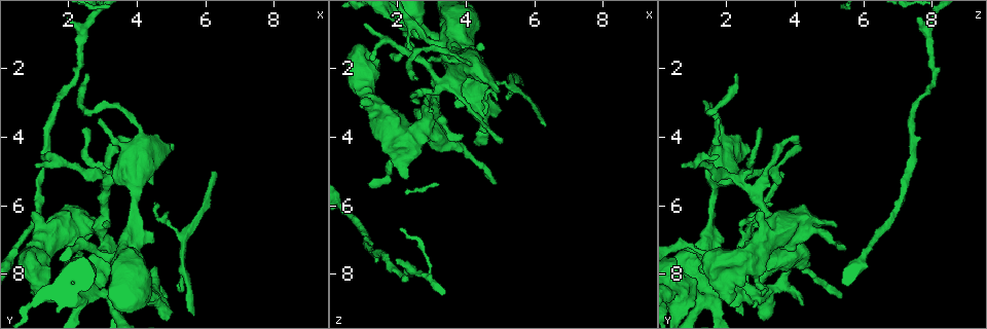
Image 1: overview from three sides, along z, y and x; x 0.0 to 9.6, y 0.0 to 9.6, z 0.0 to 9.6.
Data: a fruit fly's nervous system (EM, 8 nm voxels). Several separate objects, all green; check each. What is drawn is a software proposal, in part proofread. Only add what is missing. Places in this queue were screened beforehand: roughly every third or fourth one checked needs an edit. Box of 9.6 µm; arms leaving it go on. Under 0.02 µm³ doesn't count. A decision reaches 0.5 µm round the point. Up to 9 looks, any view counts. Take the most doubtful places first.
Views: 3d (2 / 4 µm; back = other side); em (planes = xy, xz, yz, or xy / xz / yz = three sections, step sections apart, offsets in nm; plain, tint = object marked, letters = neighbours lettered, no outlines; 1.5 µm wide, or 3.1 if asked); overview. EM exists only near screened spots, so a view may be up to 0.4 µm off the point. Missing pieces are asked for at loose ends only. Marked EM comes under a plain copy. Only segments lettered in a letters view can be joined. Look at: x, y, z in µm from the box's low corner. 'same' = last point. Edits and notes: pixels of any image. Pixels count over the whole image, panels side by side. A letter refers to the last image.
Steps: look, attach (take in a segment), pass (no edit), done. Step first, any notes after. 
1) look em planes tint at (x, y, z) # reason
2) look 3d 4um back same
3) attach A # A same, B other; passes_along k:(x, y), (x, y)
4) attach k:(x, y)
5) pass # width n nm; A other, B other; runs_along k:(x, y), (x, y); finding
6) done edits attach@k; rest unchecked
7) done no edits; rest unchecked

look em planes letters at (0.95, 7.90, 1.30) # free end

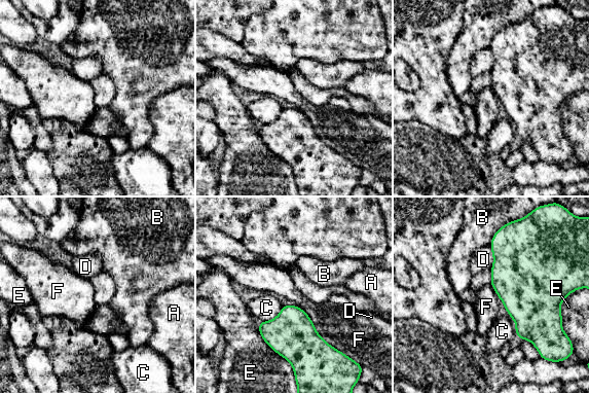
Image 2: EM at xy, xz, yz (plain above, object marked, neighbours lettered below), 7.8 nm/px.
pass # A other, B other, C other, D other, E other, F other; border 2:(295, 305), (338, 351); no lettered segment goes on from it

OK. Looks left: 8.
look em planes letters at (5.25, 8.25, 2.85) # free end

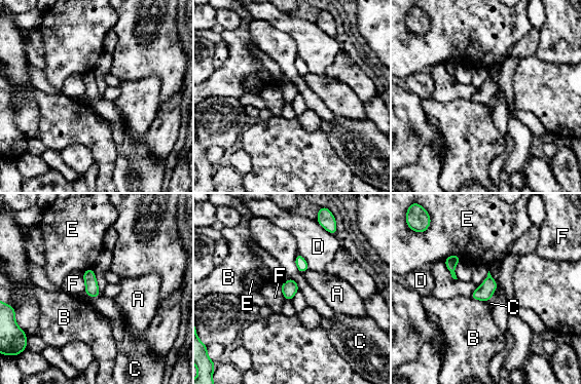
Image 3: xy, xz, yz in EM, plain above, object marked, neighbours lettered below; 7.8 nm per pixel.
pass # A other, B other, C other, D other, E other, F other; border 3:(461, 259), (449, 255), (443, 260); none of them fits

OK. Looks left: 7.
look em xz step 4 letters at (6.30, 5.00, 3.65) # an open end

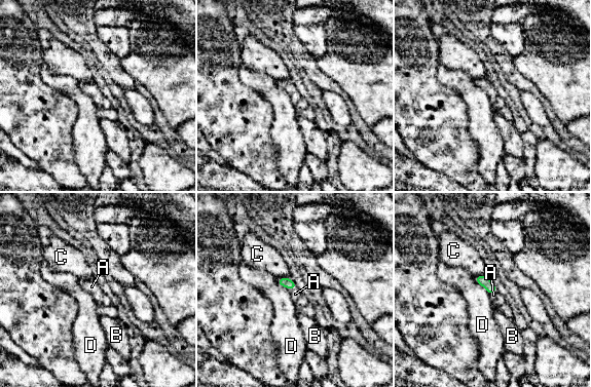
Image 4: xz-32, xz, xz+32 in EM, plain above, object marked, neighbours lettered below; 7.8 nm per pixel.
attach A # A same, B other, C other, D other; the neuron continues

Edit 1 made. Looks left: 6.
look 3d 2um at (4.50, 5.85, 3.35) # an open end

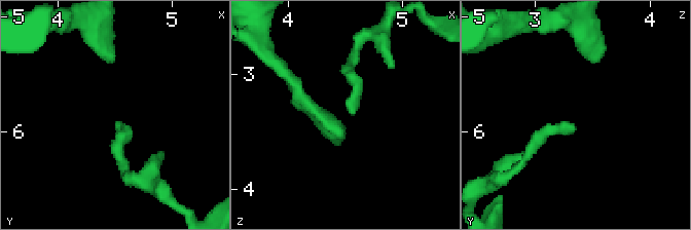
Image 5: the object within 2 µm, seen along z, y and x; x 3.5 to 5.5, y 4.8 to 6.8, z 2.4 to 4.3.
look em xz step 8 tint at (4.54, 5.94, 3.32) # need the tissue

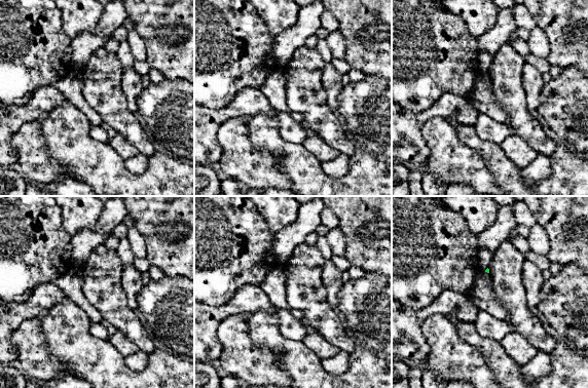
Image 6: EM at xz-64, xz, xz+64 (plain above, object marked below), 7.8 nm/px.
look em planes letters same # cut it another way

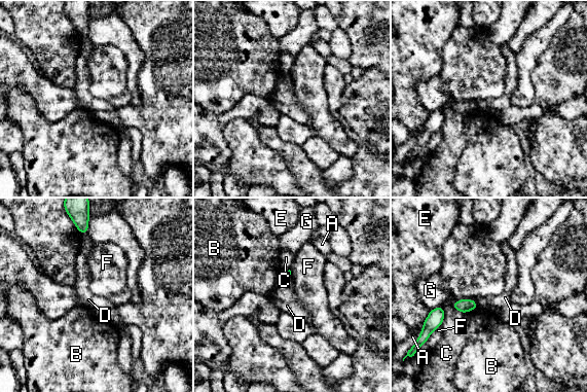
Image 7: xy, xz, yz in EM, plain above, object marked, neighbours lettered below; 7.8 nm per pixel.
pass # longest_contact C 170 nm; A other, B other, C other, D other, E other, F other, G other; none of them fits

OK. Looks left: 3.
done edits attach@4; rest unchecked

